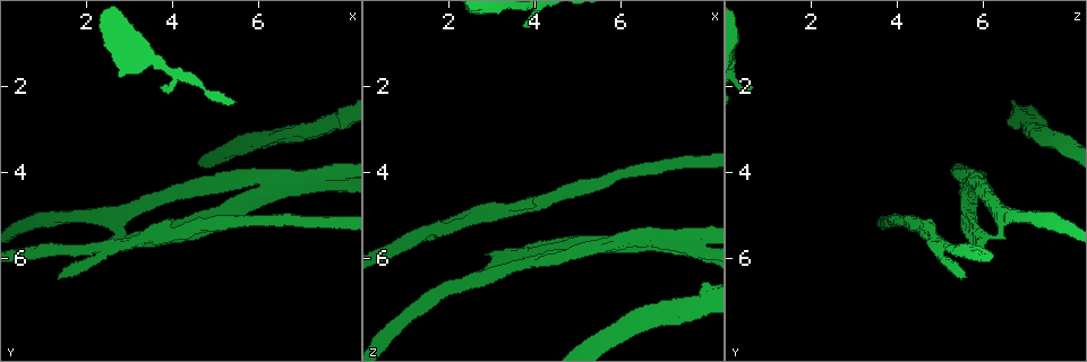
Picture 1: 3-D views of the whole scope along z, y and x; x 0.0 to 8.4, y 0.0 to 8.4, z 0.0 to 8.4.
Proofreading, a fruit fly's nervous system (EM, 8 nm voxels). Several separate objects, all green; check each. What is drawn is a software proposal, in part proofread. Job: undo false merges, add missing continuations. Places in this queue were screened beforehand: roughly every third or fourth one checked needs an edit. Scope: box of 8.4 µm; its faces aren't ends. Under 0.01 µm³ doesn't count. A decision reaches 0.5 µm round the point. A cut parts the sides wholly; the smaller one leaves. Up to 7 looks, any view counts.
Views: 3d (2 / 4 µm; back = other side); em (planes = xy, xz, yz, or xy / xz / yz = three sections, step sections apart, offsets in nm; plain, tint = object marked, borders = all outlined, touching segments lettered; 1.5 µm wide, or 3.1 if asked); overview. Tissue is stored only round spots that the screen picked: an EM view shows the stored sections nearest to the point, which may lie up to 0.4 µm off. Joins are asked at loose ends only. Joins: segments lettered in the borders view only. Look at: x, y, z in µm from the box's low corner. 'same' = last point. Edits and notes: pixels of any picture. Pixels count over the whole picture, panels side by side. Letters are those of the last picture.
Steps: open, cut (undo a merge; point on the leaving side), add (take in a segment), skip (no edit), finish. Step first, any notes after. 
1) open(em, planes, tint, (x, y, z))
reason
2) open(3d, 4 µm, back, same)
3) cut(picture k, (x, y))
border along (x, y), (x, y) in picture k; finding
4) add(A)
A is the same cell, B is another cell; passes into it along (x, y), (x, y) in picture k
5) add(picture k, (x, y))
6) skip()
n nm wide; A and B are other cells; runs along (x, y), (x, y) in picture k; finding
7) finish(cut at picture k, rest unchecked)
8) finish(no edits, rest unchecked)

open(3d, 4 µm, (4.35, 5.50, 5.75))
touches itself

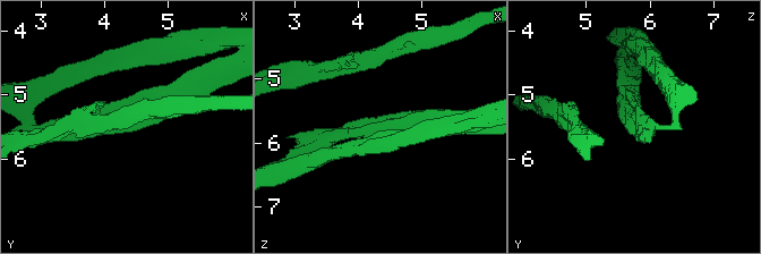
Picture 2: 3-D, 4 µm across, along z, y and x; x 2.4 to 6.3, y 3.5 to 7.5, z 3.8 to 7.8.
open(em, planes, borders, (4.35, 5.50, 5.75))
shape alone is not enough

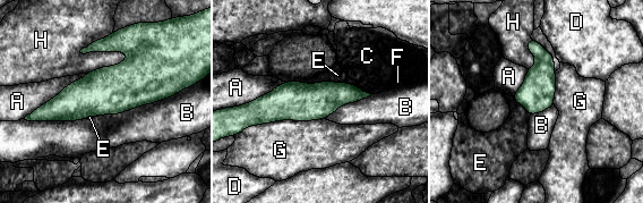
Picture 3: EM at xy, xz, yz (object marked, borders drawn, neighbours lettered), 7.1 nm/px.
skip()
A, B, C, D, E, F, G and H are other cells; runs along (363, 94), (253, 109) in picture 3; one neuron here

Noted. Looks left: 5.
open(3d, 2 µm, (2.55, 5.70, 5.05))
branch point

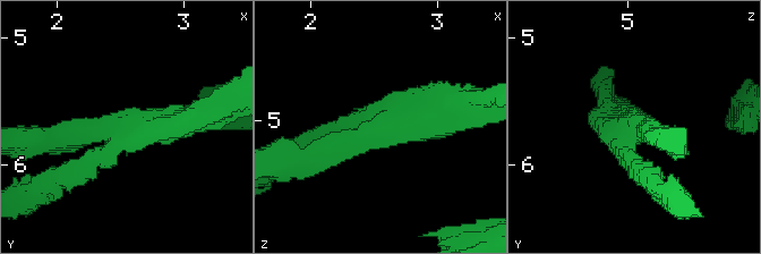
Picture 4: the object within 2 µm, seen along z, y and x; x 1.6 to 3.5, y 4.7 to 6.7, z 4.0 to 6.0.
open(em, planes, plain, (2.56, 5.70, 5.06))
3 arms; arms of 190, 200, 200 nm; need the tissue

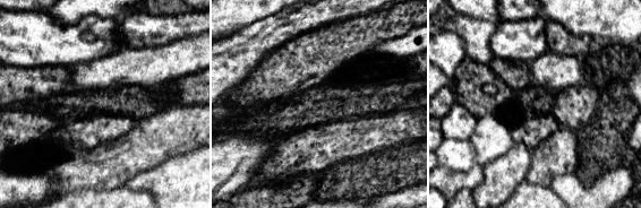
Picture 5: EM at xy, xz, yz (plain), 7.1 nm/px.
open(em, planes, borders, same)

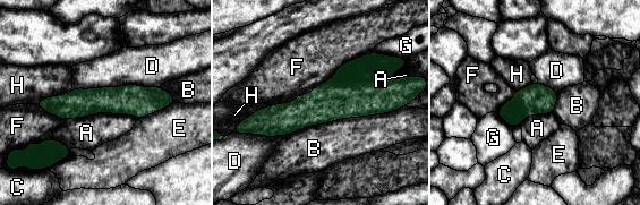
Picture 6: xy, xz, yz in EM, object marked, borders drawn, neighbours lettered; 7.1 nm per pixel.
cut(picture 6, (374, 66))
A, B, C, D, E, F, G and H are other cells; border along (331, 79), (386, 82) in picture 6; a second neuron is stuck on

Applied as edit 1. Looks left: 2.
finish(cut at picture 6, rest unchecked)

